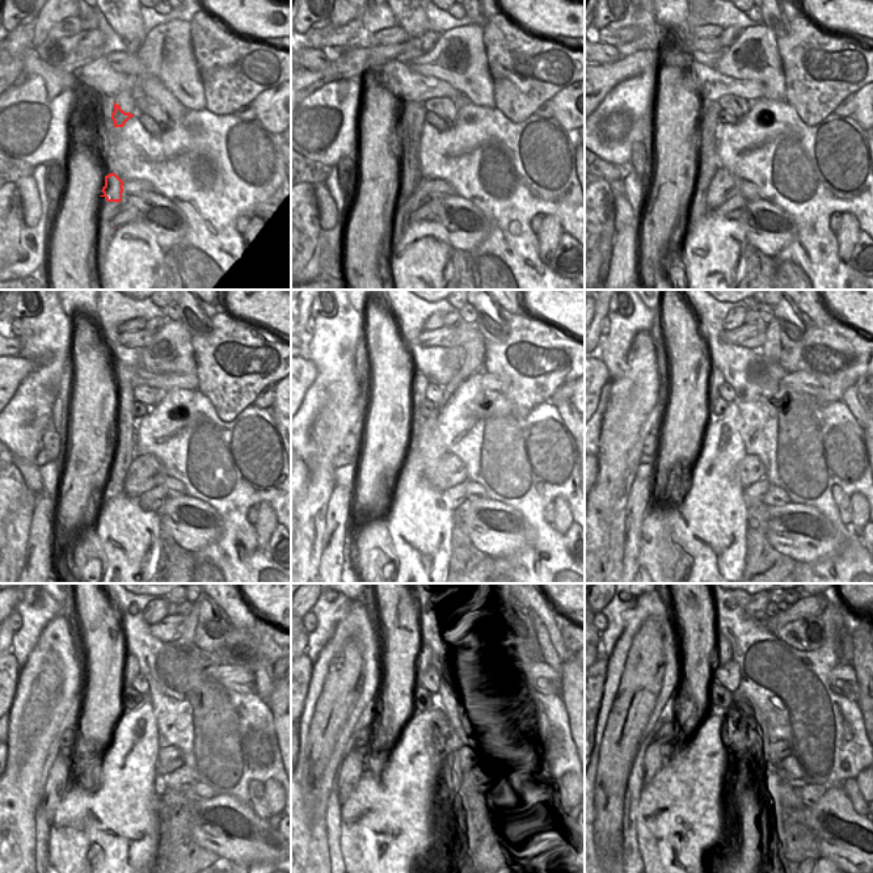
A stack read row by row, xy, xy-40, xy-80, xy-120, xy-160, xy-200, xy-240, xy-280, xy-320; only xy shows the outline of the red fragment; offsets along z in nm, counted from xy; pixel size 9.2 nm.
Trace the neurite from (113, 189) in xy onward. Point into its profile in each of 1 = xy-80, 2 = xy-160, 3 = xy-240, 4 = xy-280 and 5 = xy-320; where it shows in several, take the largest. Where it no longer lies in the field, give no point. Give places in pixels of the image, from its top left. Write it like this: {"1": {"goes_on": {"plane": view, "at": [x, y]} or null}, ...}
{"1": {"goes_on": {"plane": "xy-80", "at": [705, 131]}}, "2": {"goes_on": {"plane": "xy-160", "at": [418, 388]}}, "3": {"goes_on": {"plane": "xy-240", "at": [131, 670]}}, "4": {"goes_on": {"plane": "xy-280", "at": [426, 661]}}, "5": {"goes_on": {"plane": "xy-320", "at": [722, 653]}}}

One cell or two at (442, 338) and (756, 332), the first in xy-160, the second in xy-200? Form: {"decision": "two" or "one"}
{"decision": "one"}

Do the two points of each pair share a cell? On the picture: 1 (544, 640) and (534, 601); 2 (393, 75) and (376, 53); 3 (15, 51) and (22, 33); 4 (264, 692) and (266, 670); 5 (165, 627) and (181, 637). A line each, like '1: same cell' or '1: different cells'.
1: same cell
2: different cells
3: same cell
4: same cell
5: same cell

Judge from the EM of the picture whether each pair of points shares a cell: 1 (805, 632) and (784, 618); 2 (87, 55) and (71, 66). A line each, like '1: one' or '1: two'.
1: two
2: one

